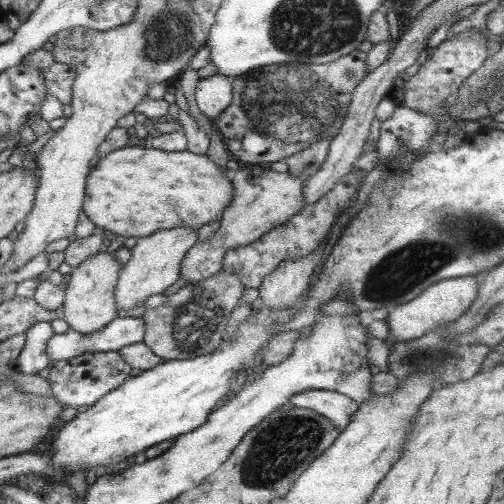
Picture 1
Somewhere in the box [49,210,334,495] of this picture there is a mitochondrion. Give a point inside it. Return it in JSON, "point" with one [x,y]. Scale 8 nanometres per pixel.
{"point":[278,450]}

